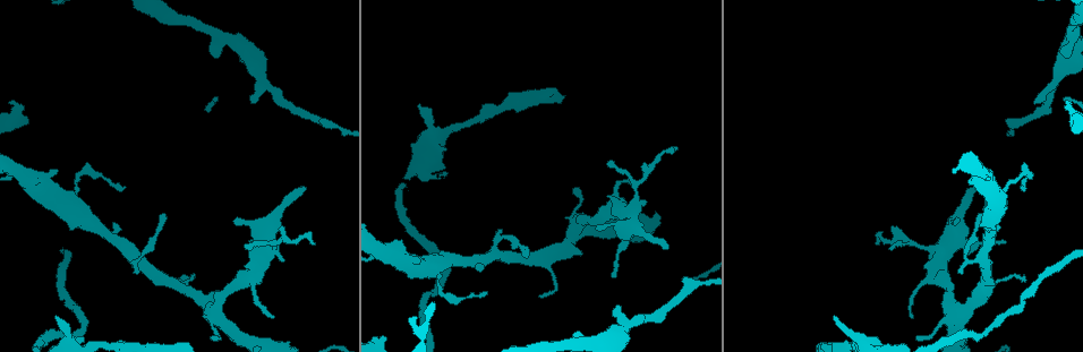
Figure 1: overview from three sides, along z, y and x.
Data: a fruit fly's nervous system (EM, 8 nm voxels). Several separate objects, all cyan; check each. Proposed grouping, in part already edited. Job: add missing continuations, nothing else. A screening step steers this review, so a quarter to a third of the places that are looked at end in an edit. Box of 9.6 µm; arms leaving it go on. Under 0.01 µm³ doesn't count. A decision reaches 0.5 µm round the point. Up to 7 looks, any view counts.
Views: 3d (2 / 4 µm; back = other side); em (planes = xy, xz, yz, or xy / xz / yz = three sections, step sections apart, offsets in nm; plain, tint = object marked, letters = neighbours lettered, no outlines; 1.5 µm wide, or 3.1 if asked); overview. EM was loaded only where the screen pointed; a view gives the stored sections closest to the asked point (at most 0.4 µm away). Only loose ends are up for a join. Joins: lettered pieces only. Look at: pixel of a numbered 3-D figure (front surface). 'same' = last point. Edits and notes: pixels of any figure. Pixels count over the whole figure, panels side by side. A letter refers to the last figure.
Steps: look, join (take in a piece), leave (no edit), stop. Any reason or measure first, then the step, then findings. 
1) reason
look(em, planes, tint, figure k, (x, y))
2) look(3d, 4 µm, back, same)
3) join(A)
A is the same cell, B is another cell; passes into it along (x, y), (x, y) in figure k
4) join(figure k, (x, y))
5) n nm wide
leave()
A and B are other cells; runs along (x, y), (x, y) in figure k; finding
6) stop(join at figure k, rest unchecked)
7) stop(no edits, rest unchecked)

free end
look(em, planes, plain, figure 1, (1034, 103))

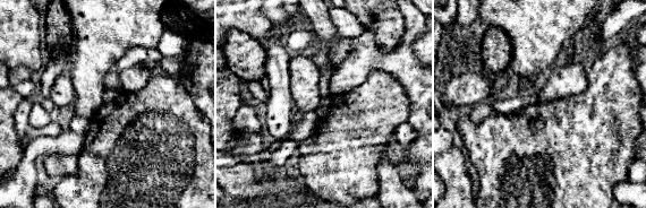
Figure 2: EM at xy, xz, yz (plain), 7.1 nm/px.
what lies round it
look(em, planes, letters, same)

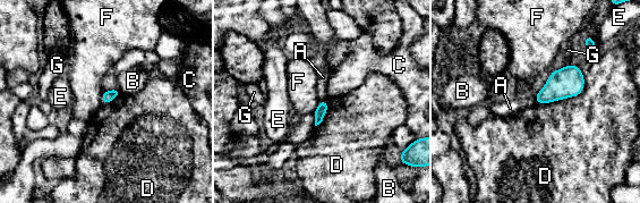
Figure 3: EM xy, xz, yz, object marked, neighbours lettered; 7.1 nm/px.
leave()
A, B, C, D, E, F and G are other cells; none of them fits

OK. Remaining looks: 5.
branch stops here
look(em, planes, letters, figure 1, (669, 248))

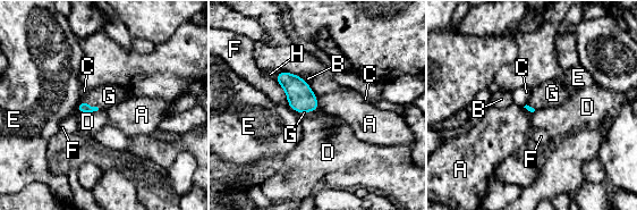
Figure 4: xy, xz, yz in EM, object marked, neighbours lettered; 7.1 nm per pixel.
join(G)
G is the same cell, A, B, C, D, E, F and H are other cells; passes into it along (83, 107), (90, 104), (105, 97) in figure 4; the cell continues

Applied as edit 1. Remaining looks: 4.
look(overview)

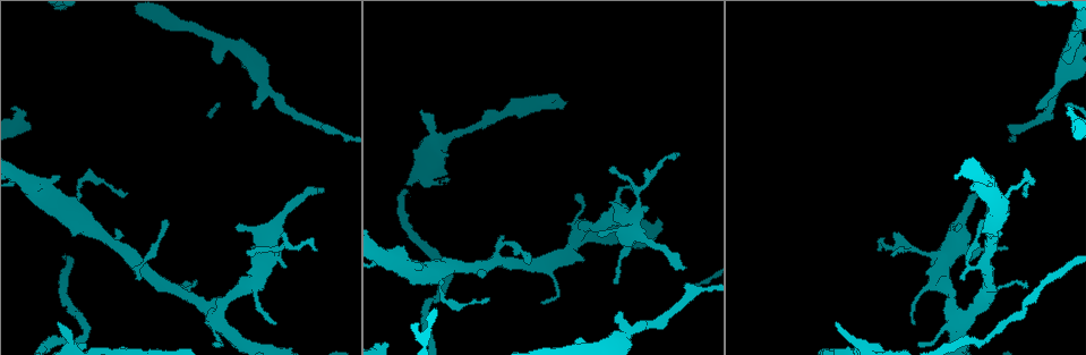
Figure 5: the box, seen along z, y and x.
thin end
look(em, planes, tint, figure 5, (317, 250))

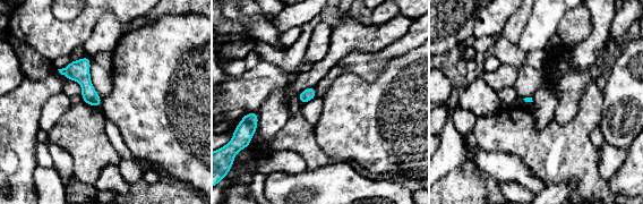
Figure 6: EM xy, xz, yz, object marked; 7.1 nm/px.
look(em, planes, letters, same)

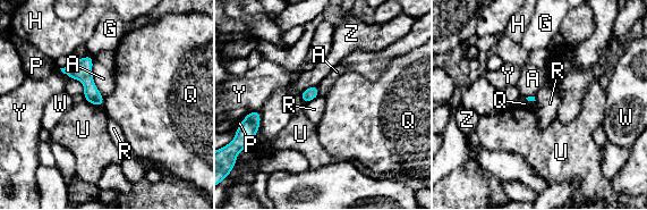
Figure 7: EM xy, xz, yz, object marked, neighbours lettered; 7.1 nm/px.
A touches over 300 nm
leave()
A, G, H, P, Q, R, U, W, Y and Z are other cells; border along (104, 98), (102, 106) in figure 7; no lettered piece goes on from it

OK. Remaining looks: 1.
stop(join at figure 4, rest unchecked)

